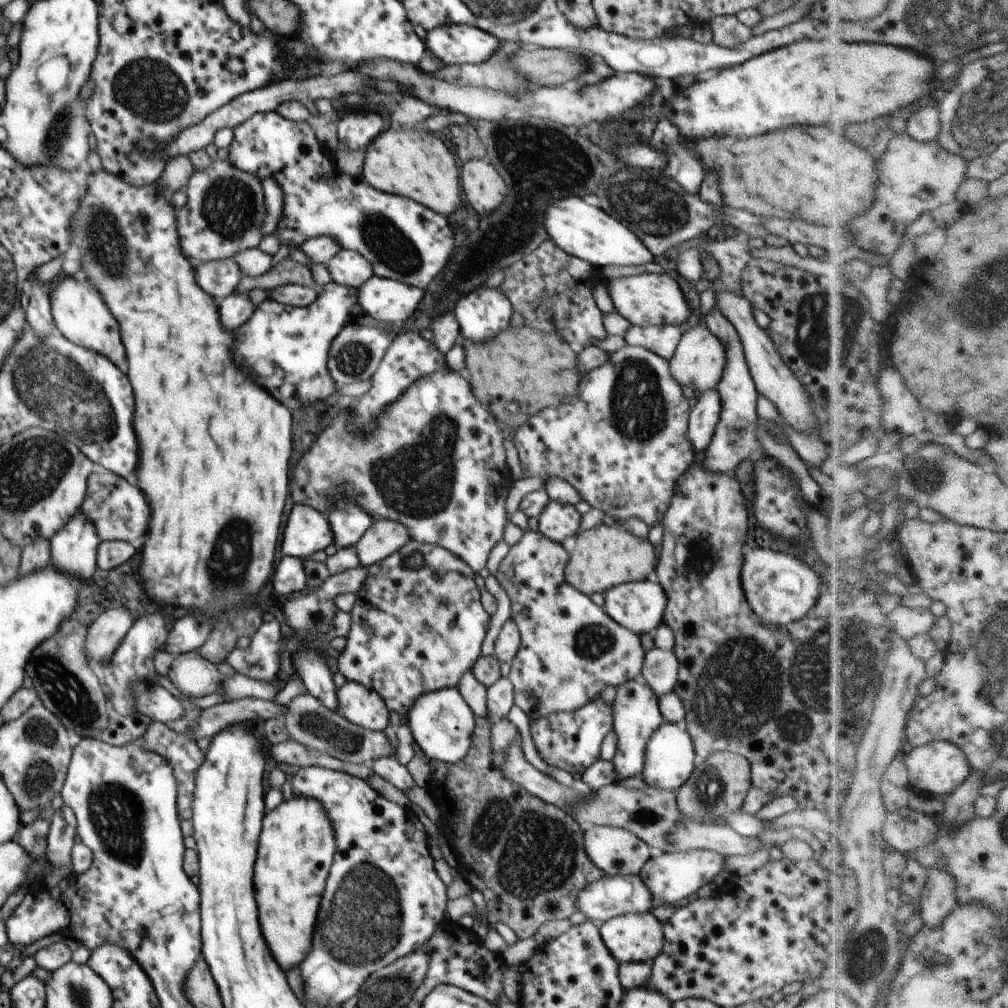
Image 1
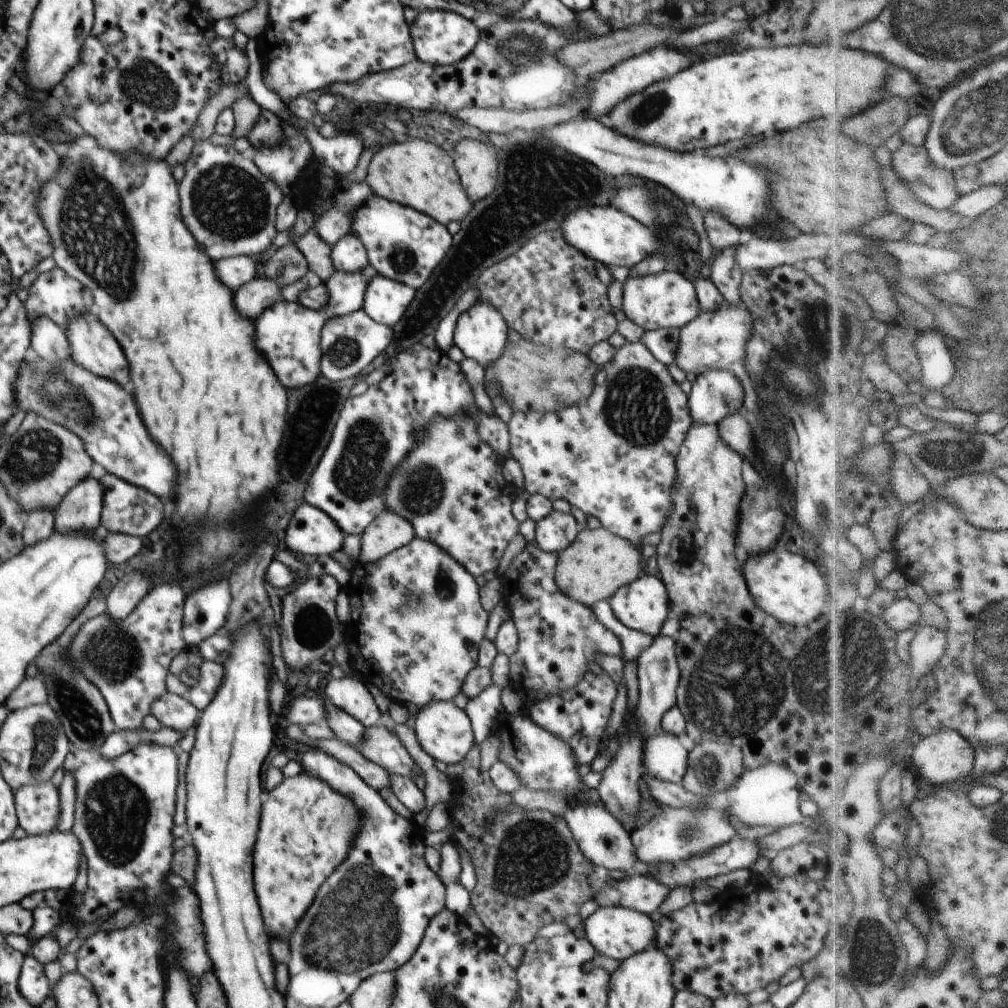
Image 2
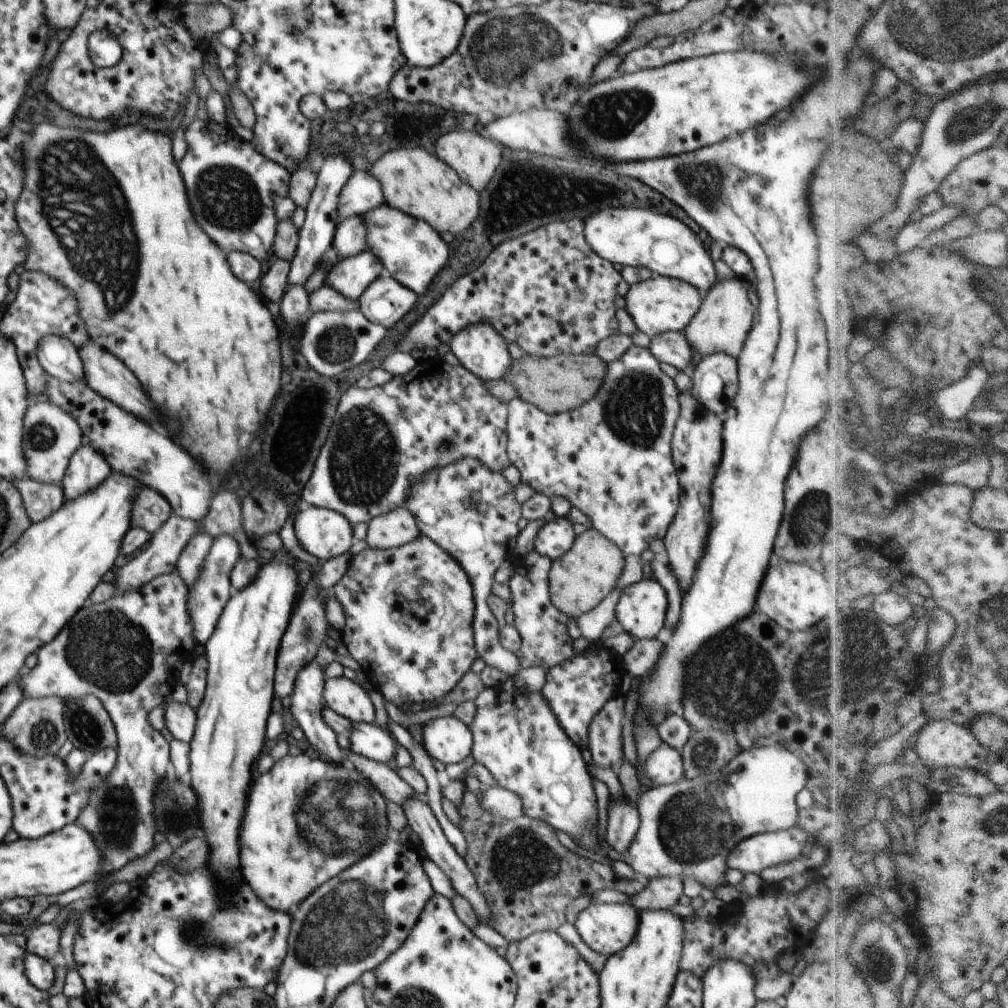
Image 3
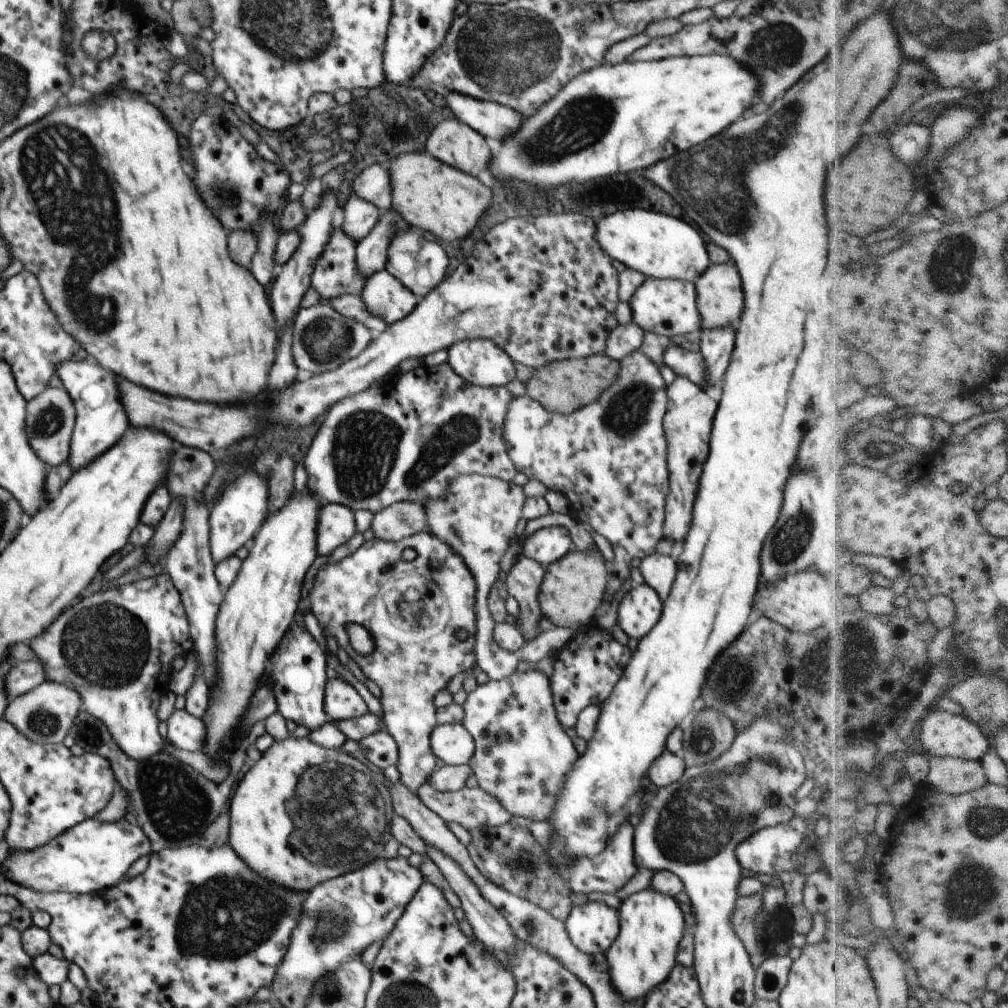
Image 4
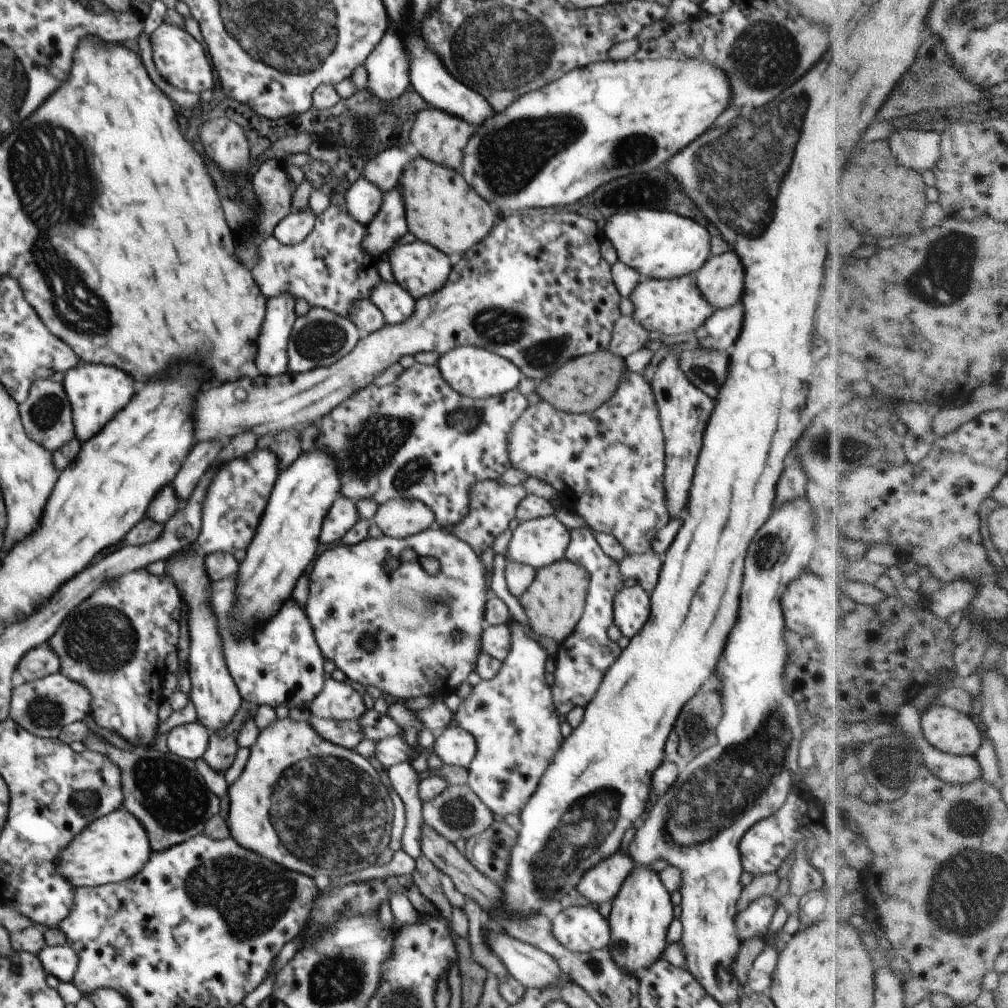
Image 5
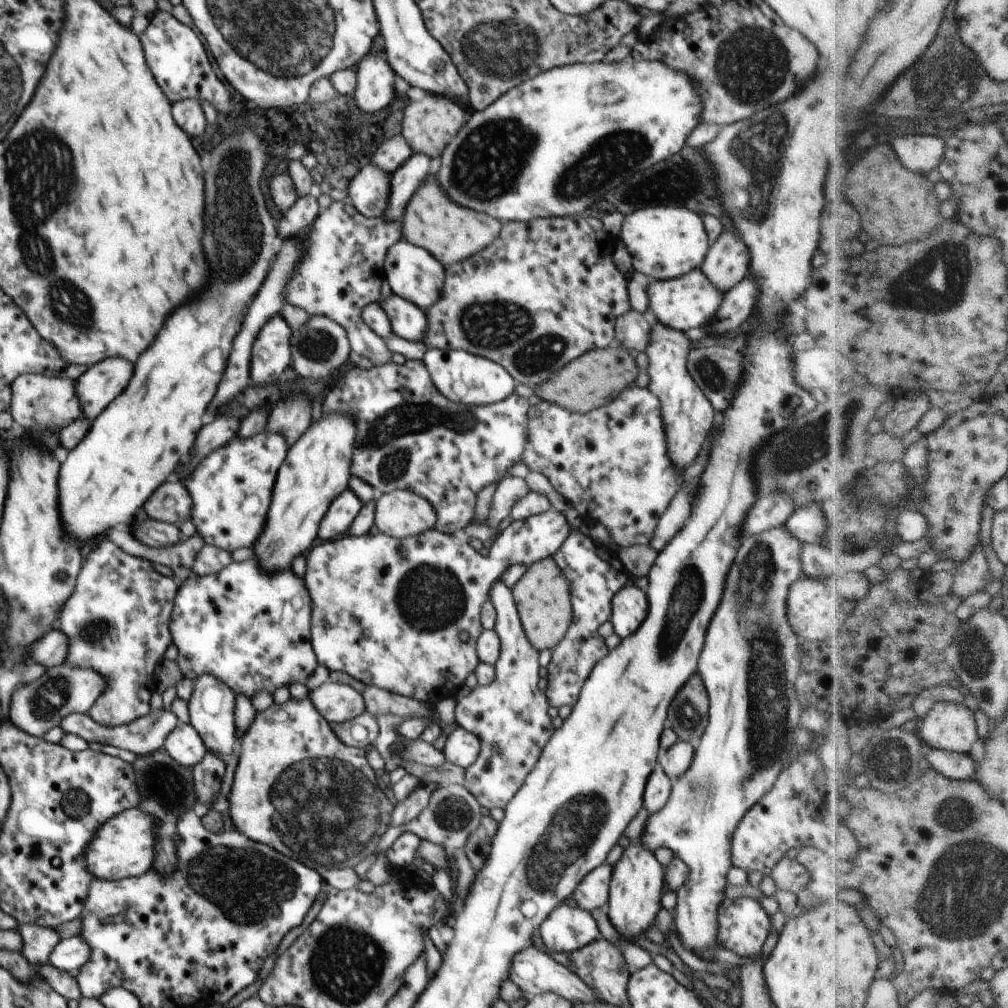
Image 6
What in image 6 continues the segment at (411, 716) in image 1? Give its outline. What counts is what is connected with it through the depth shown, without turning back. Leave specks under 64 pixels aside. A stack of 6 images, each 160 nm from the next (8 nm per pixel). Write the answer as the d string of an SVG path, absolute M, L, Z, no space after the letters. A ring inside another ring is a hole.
M458 727L448 734L443 754L447 762L466 770L478 759L480 750L479 737Z

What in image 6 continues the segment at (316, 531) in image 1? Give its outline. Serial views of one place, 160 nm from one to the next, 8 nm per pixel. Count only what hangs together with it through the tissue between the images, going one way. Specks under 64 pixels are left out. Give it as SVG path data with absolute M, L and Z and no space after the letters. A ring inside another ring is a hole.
M351 489L344 490L326 510L324 520L318 526L318 537L330 541L344 534L350 529L362 506L363 503Z

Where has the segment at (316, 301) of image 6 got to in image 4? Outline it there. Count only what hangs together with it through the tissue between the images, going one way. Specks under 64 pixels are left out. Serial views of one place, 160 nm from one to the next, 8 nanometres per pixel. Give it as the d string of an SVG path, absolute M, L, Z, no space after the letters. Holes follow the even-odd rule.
M200 115L191 125L190 150L194 160L194 184L202 200L226 230L251 232L257 249L250 272L262 286L268 286L280 271L280 265L274 260L280 230L276 229L272 218L292 183L290 175L280 164L263 159L224 116ZM333 228L328 246L322 251L314 265L314 272L311 276L311 286L321 296L321 302L328 302L343 294L360 295L365 278L357 271L355 261L356 243L341 229Z

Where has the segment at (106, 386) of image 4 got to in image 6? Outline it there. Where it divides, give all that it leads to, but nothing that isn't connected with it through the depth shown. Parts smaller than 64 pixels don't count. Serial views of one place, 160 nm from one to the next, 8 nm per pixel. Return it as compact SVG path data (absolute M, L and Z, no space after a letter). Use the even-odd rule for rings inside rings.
M108 358L88 367L76 382L76 394L83 416L90 422L98 418L104 408L124 392L132 378L134 366L120 358Z

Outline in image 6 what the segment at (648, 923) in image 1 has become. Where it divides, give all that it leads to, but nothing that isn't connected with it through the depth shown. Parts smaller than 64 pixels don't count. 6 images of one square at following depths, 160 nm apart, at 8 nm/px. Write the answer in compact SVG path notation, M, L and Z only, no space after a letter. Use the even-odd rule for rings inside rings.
M564 903L550 912L536 935L547 949L568 954L601 937L591 913Z

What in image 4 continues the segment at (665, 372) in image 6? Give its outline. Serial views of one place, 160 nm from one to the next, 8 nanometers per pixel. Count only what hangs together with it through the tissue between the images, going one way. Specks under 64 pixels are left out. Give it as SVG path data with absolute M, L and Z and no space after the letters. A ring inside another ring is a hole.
M678 377L667 386L667 411L663 418L663 431L667 444L667 466L670 473L669 489L665 504L664 539L680 543L690 530L692 504L696 500L699 478L708 458L708 440L712 432L718 405L704 392L702 387L686 377Z

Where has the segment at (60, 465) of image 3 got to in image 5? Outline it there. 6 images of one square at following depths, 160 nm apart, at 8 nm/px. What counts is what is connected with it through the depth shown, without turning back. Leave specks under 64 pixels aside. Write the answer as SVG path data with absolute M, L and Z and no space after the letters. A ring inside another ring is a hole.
M38 379L32 383L28 398L19 404L19 413L26 434L46 450L54 452L75 438L72 407L62 384L52 379Z

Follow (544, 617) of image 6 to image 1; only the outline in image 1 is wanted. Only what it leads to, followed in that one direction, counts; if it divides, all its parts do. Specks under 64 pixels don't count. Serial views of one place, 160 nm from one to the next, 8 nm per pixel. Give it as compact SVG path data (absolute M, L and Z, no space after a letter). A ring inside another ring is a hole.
M620 524L598 525L577 537L570 560L565 566L566 580L585 595L606 592L610 587L630 581L653 577L657 565L654 545L642 537L632 535Z

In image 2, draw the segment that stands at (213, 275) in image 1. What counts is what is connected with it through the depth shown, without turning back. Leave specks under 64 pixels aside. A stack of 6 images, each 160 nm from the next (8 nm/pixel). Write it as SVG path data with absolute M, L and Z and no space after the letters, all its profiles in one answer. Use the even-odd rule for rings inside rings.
M244 255L233 256L216 262L214 272L216 278L222 280L222 284L226 284L232 292L236 292L240 286L256 277L257 261L257 258Z

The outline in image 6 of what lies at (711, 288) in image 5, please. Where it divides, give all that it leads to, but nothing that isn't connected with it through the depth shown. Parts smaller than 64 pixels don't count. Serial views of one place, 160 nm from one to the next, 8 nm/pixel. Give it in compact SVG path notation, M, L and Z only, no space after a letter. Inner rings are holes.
M722 230L720 238L711 242L701 270L720 292L732 290L748 274L748 248L736 232Z

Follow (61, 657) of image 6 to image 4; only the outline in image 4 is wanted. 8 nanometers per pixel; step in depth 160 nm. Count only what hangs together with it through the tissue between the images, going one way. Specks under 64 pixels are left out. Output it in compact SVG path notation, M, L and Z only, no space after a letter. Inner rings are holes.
M30 660L30 662L22 662L20 666L14 666L4 678L4 688L6 688L8 700L30 692L30 688L36 688L44 681L45 674L42 672L42 664L38 660Z

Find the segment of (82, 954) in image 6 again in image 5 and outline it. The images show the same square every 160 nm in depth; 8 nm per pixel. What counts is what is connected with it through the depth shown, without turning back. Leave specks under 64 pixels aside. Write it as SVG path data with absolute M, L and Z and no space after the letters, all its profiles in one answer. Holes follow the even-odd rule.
M67 944L63 946L45 946L37 957L46 974L52 974L60 983L72 983L78 966L77 952Z

